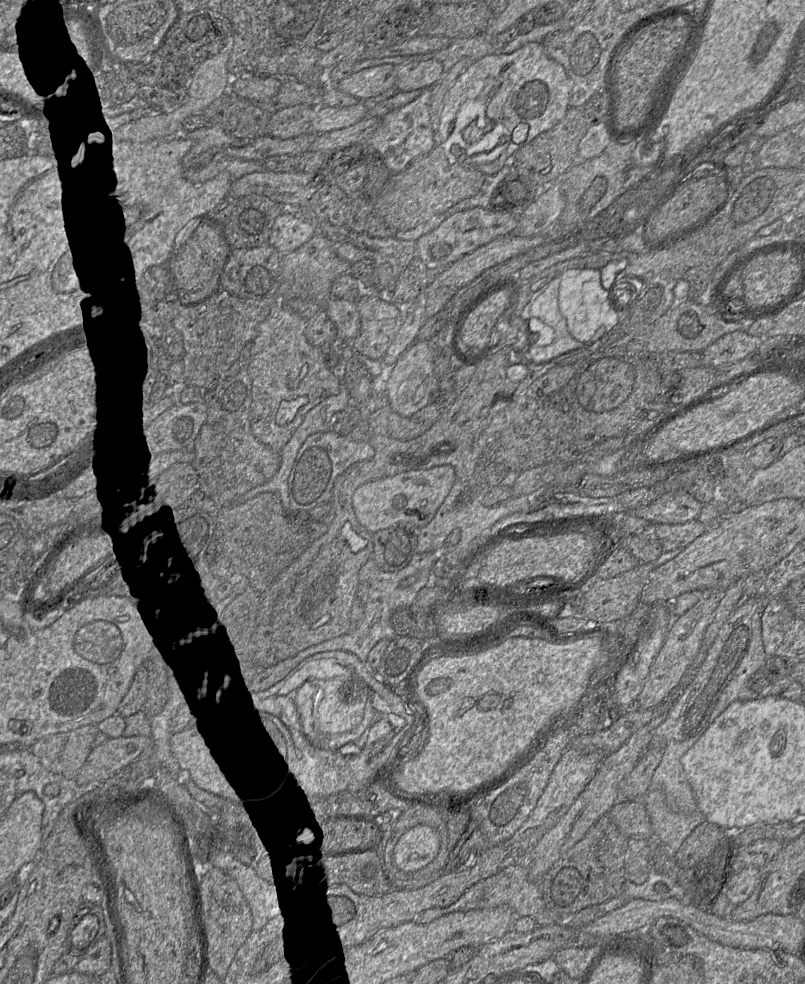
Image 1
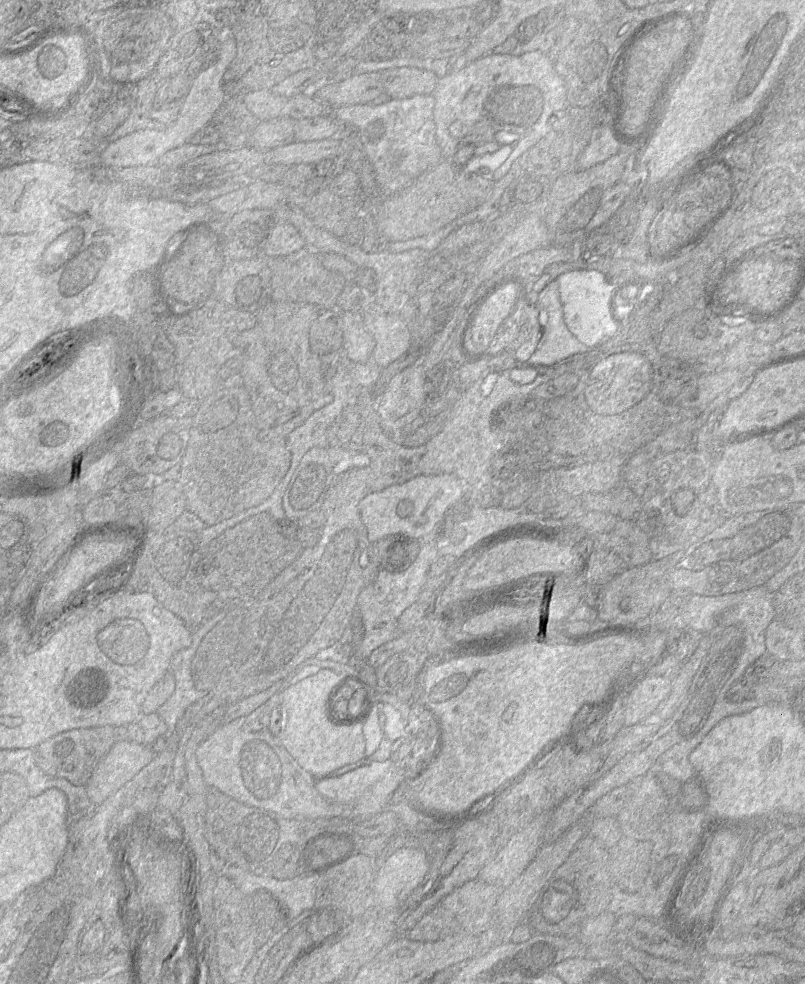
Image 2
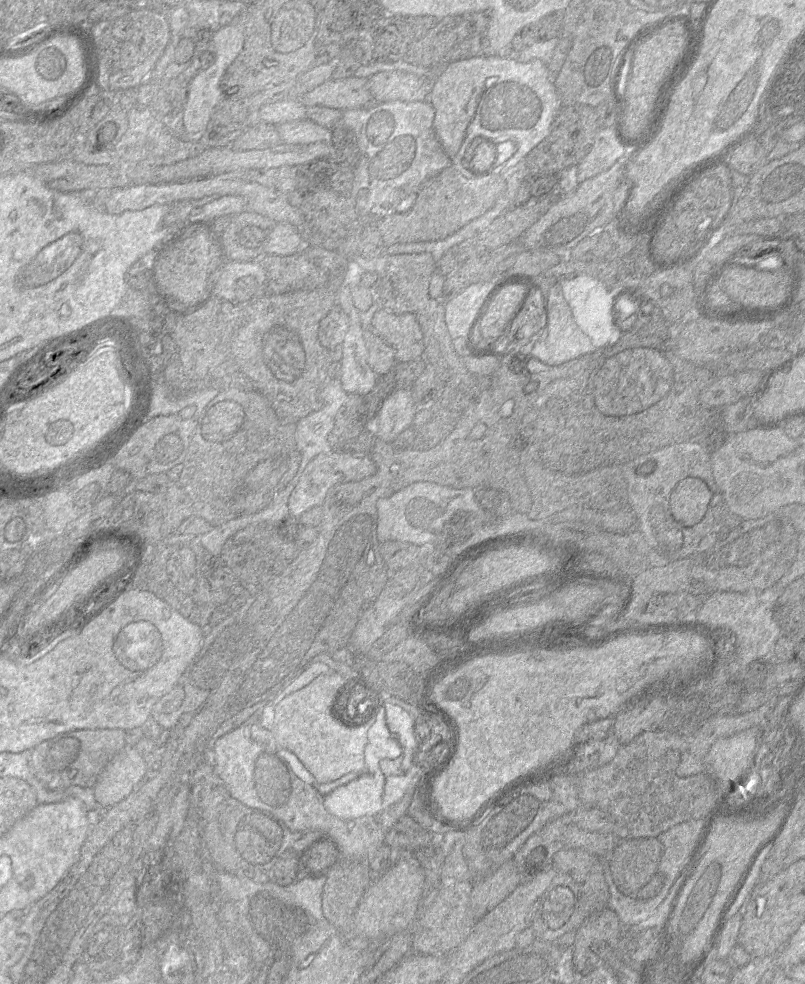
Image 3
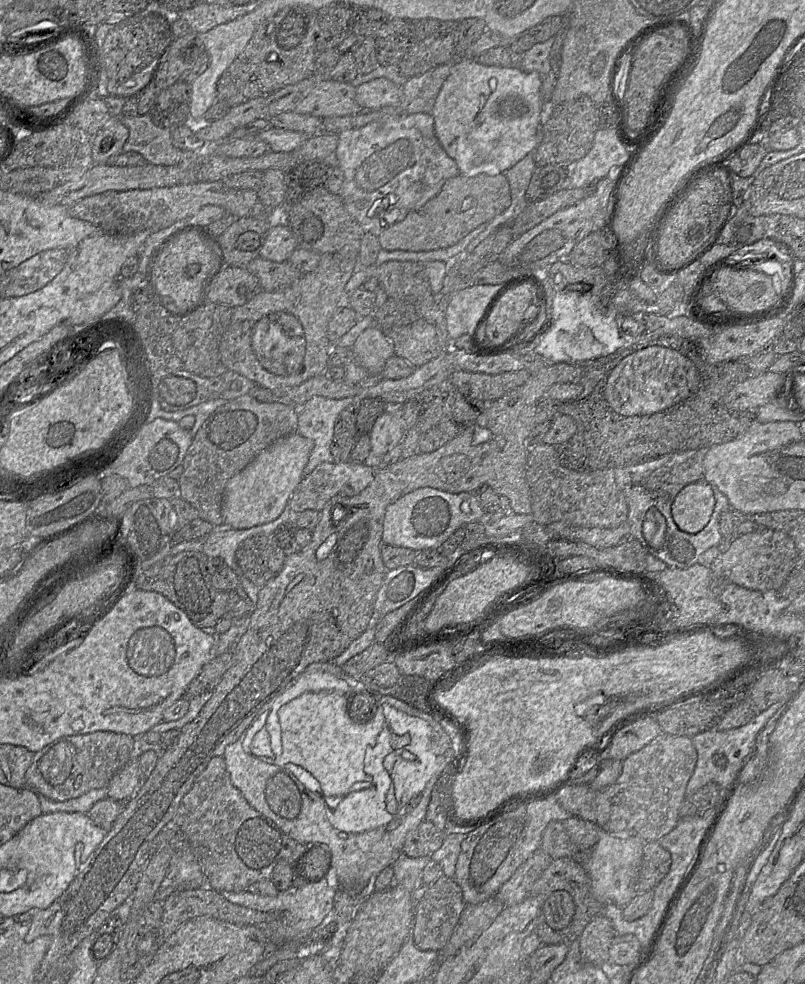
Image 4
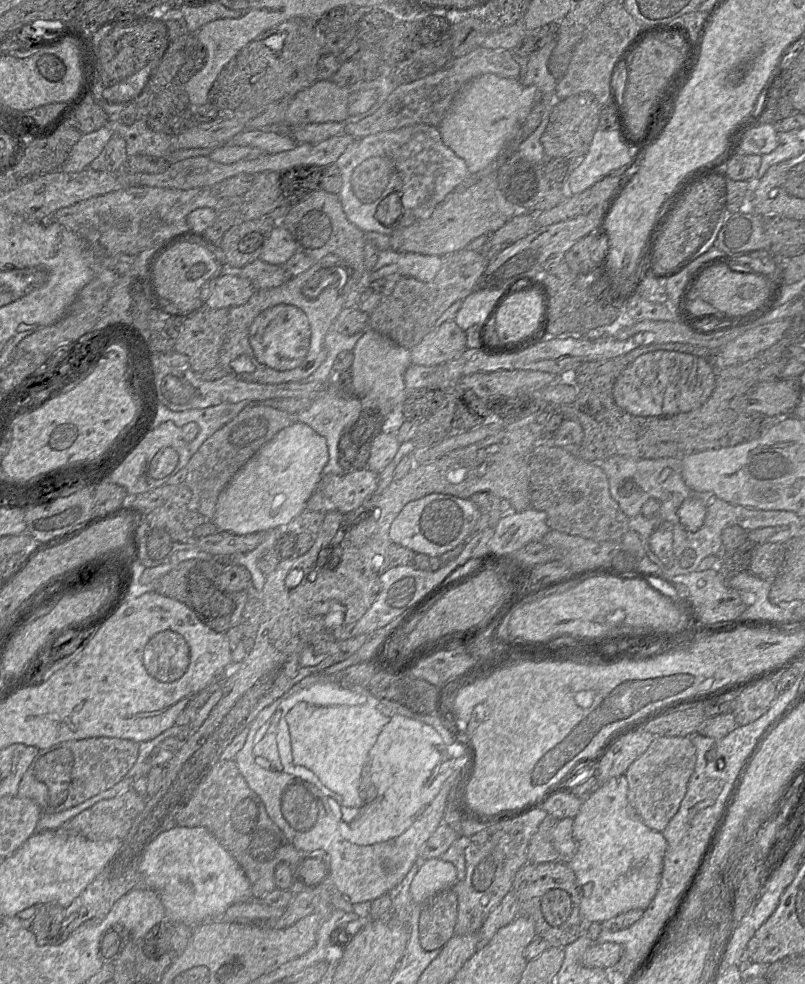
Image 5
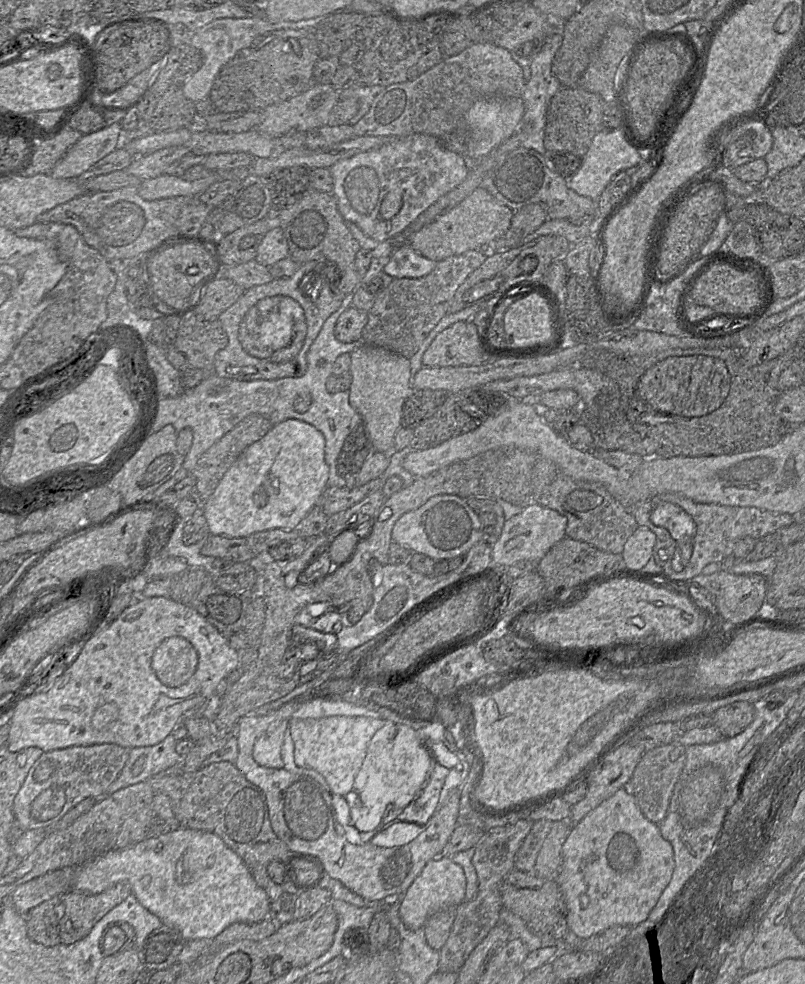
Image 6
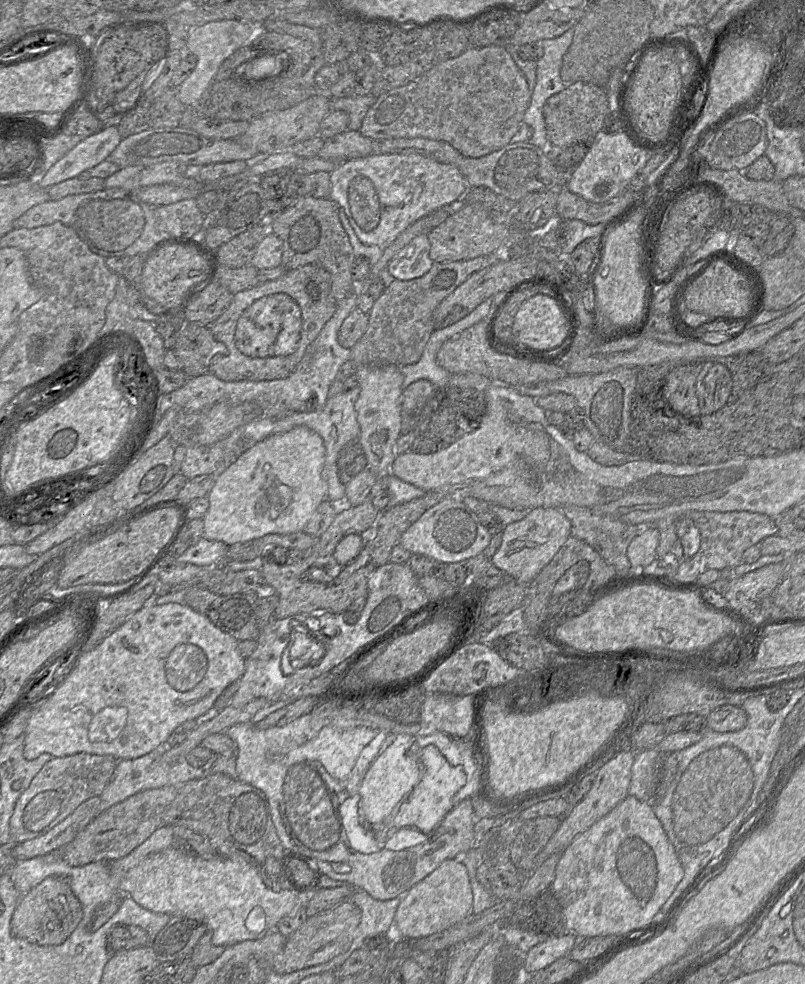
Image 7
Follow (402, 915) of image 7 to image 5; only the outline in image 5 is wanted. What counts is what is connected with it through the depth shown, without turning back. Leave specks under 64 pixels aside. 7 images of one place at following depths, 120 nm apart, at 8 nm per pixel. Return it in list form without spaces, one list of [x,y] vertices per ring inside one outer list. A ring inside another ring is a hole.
[[[440,857],[424,860],[410,886],[412,900],[424,904],[434,894],[452,888],[457,881],[456,867]]]

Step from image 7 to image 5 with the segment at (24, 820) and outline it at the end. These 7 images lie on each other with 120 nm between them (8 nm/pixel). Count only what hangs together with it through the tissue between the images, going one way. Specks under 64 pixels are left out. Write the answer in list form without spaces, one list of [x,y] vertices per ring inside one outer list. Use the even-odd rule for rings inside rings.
[[[96,737],[39,749],[19,783],[18,796],[36,802],[41,813],[53,814],[76,806],[122,780],[136,762],[138,744],[127,739]]]

